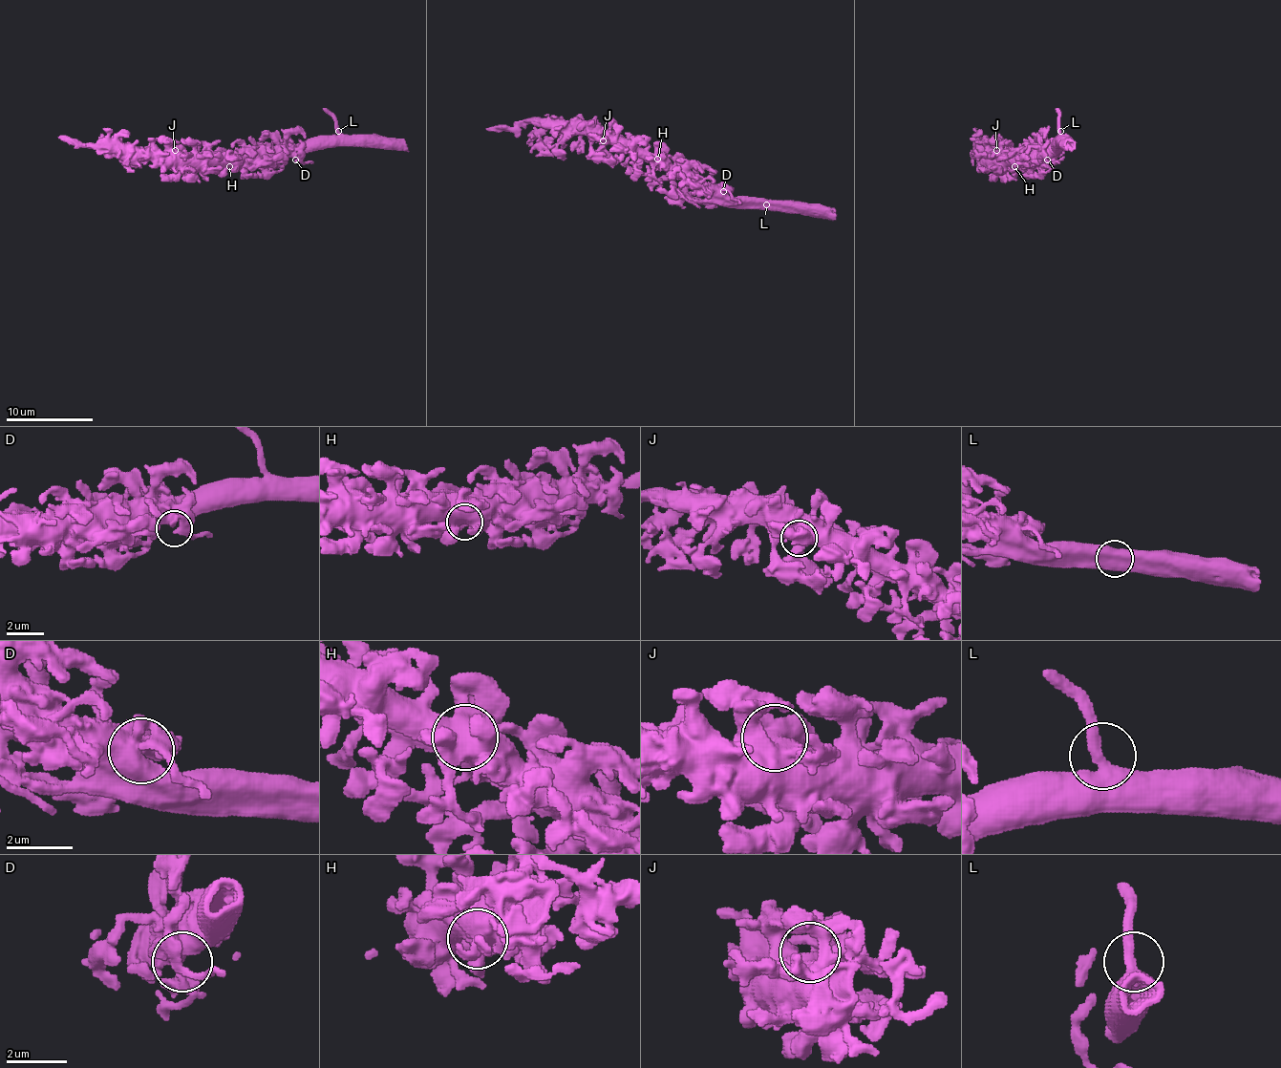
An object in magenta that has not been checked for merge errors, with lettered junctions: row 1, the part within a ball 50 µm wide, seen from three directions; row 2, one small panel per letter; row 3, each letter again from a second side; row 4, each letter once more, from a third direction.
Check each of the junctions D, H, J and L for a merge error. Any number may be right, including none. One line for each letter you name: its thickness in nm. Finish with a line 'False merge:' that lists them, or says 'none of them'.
False merge: none of them

